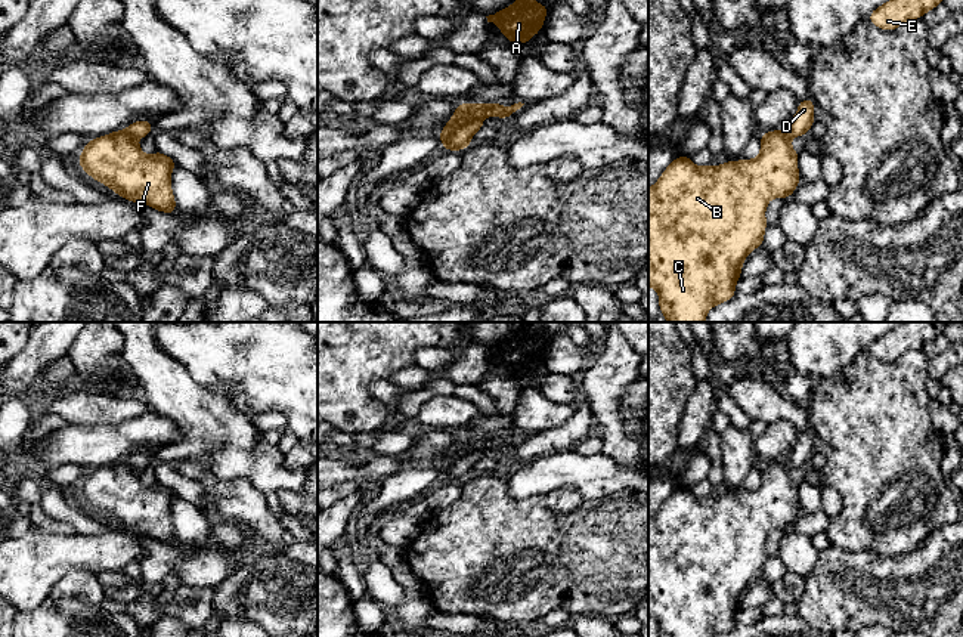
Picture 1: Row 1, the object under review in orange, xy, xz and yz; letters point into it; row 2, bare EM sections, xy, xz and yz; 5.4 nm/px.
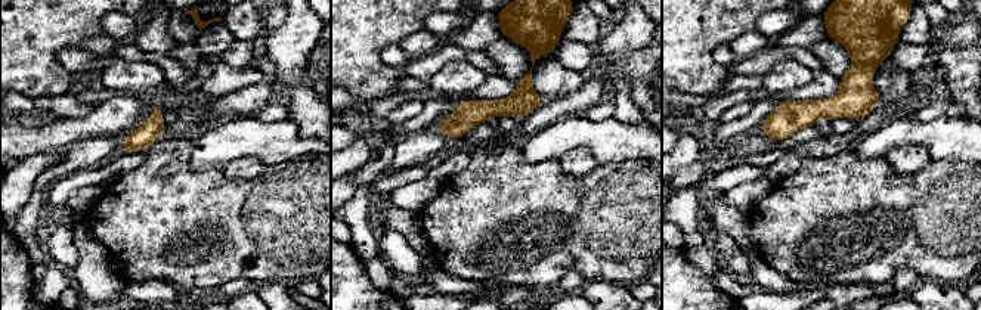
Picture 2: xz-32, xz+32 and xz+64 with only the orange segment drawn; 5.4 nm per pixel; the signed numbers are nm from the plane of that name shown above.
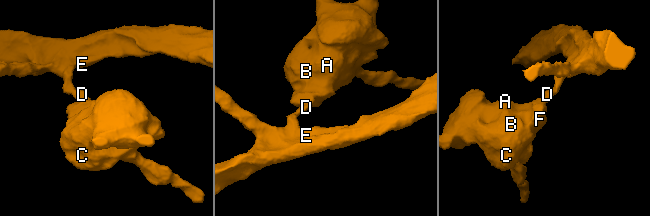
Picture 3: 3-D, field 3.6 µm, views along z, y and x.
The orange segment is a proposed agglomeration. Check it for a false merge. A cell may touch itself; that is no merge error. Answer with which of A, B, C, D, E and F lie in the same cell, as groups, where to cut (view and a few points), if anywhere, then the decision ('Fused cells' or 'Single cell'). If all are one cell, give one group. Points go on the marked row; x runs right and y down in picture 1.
Groups: A B C F / D E. Split along xz (480, 117), (464, 121), (443, 144). Fused cells

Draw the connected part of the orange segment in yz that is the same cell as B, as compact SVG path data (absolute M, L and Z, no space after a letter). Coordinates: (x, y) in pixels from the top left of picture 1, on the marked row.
M784 130L764 132L755 160L697 167L682 155L648 188L648 288L657 290L668 322L705 322L713 306L736 296L746 257L764 245L768 201L792 197L801 182L798 157Z

